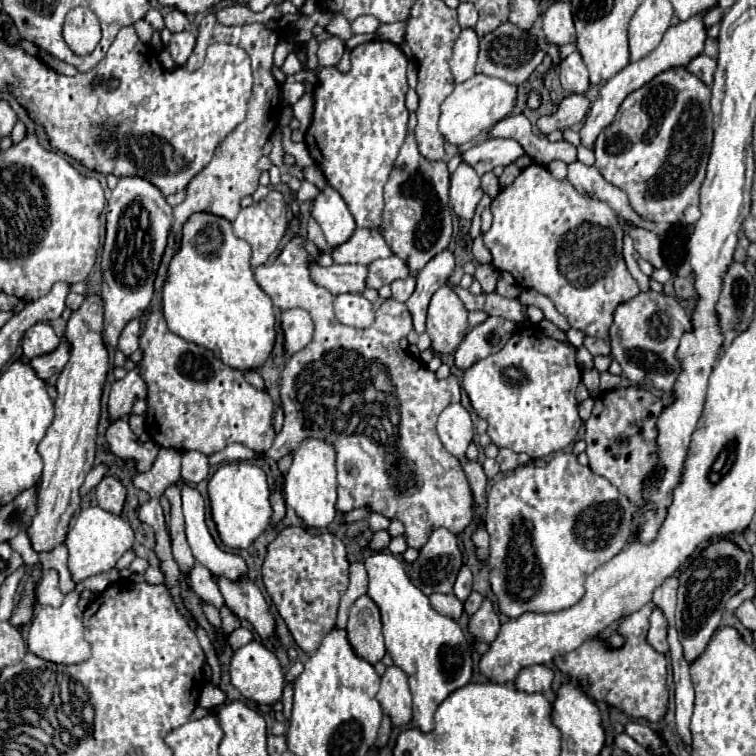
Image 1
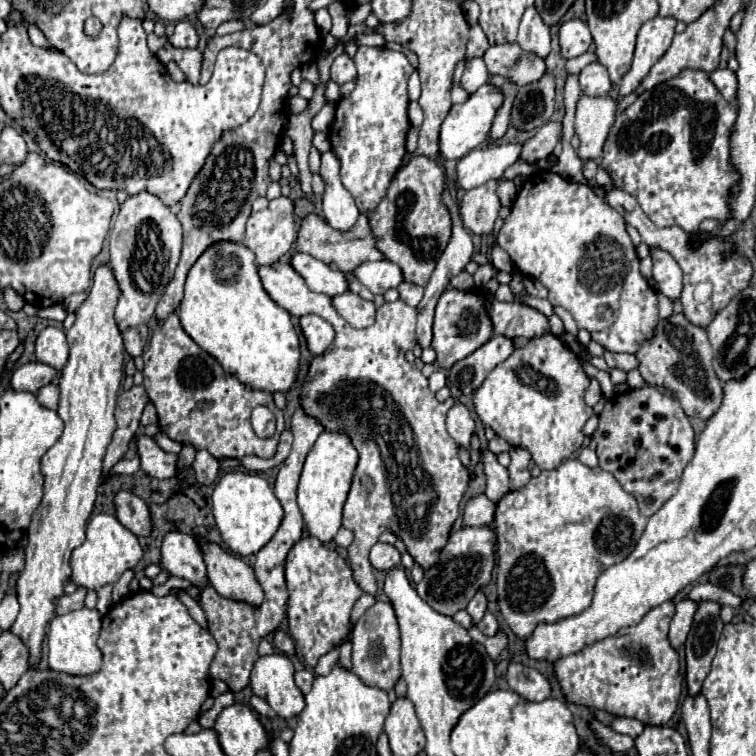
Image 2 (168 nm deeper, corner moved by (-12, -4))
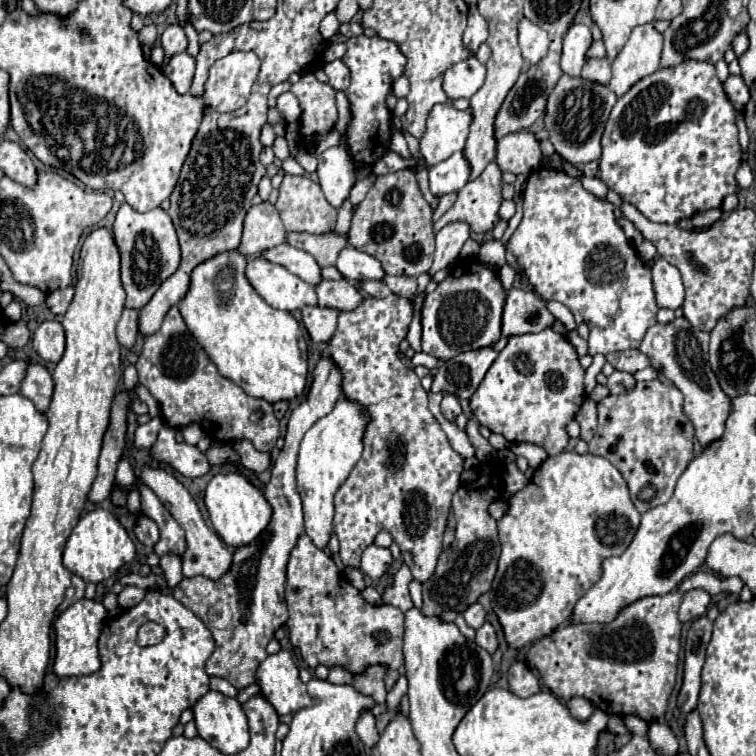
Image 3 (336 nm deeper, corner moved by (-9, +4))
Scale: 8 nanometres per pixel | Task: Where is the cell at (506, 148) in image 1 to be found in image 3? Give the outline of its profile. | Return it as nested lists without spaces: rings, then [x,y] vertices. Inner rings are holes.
[[[455,152],[451,158],[429,170],[429,186],[435,196],[443,196],[449,192],[459,192],[467,184],[469,176],[469,160],[465,160],[463,152]]]

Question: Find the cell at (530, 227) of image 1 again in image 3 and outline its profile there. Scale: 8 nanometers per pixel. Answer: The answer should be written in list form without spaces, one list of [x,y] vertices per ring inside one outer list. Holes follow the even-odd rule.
[[[539,168],[527,178],[523,192],[523,220],[511,236],[507,248],[515,254],[533,290],[541,294],[543,300],[557,300],[565,304],[575,316],[575,322],[585,322],[589,326],[591,356],[639,348],[647,328],[657,322],[657,302],[651,284],[651,272],[639,260],[635,248],[625,238],[623,228],[617,224],[615,206],[587,192],[577,178],[563,170]],[[613,304],[619,304],[617,316],[613,316]]]

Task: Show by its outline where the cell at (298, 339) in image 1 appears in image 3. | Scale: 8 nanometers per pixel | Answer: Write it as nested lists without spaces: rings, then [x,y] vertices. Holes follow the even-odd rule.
[[[305,306],[303,310],[303,324],[315,344],[329,342],[337,328],[337,316],[339,312],[333,308],[321,308],[321,306]]]

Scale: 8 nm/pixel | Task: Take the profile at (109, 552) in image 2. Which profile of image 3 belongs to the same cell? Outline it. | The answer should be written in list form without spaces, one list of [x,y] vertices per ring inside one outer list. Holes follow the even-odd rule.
[[[95,508],[87,512],[79,524],[73,528],[65,552],[63,552],[63,564],[71,574],[81,576],[85,582],[99,584],[101,580],[113,576],[123,564],[131,562],[135,558],[135,544],[125,532],[123,524],[113,516],[113,512]]]

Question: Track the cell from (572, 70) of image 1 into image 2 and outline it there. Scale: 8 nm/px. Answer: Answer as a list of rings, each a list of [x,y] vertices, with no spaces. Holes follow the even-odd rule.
[[[588,64],[580,72],[580,88],[586,96],[606,96],[612,90],[612,82],[608,78],[608,70],[600,64]]]

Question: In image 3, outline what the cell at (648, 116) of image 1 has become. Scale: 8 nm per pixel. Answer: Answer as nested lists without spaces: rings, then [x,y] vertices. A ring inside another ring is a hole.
[[[685,60],[673,68],[661,68],[633,84],[613,106],[601,146],[599,178],[651,222],[677,224],[697,212],[721,208],[729,194],[741,190],[735,180],[735,172],[743,158],[737,142],[735,110],[723,92],[715,66],[709,62]]]

